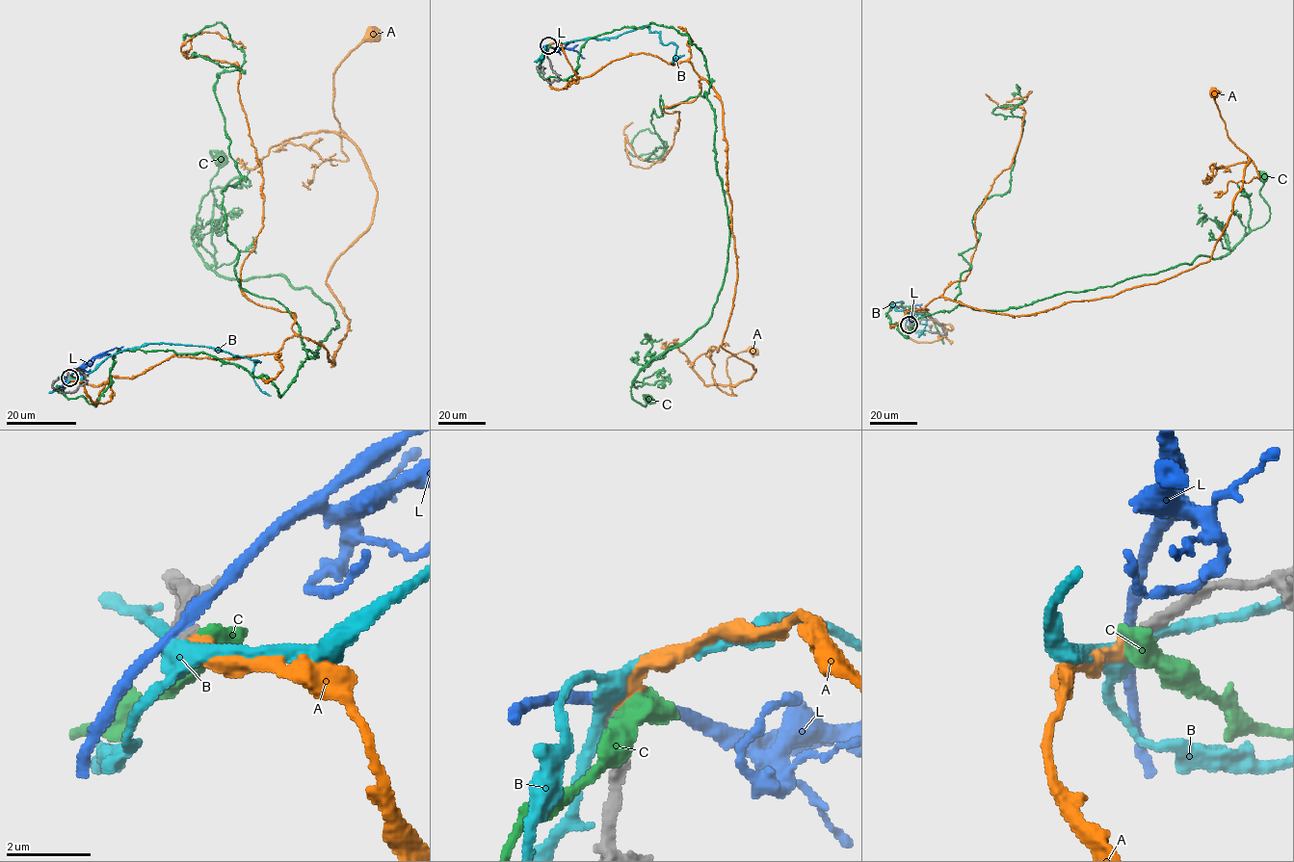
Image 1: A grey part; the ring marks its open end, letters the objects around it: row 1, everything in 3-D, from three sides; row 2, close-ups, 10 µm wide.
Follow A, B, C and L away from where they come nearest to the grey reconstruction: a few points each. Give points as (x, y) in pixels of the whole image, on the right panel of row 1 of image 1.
A: (910, 325), (914, 341), (944, 336), (916, 312), (939, 297), (1029, 315), (1206, 263), (1249, 157), (1214, 93)
B: (909, 326), (906, 325), (903, 301), (890, 303), (897, 310), (926, 317), (918, 337)
C: (909, 325), (943, 342), (928, 313), (890, 308), (906, 337), (959, 304), (1224, 257), (1269, 219), (1263, 177)
L: (910, 325), (911, 309), (921, 303)

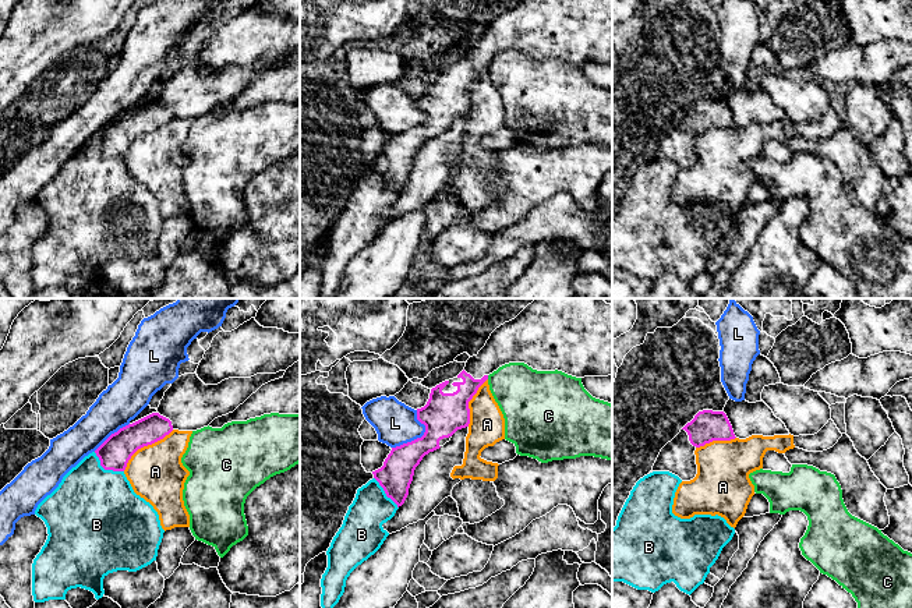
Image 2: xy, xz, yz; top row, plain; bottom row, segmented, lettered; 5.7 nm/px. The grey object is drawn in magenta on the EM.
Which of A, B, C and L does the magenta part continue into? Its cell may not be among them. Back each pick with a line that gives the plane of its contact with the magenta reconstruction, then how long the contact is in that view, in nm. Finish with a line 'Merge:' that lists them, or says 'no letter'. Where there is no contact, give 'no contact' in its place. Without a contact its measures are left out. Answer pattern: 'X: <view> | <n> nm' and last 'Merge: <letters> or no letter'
Merge: no letter

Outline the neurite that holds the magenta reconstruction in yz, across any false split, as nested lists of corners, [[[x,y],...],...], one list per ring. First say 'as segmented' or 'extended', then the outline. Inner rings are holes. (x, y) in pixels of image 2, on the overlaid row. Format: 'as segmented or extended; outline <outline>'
extended; outline [[[703,410],[660,452],[653,471],[669,471],[682,481],[697,474],[694,450],[713,441],[735,439],[732,425],[724,411]]]

